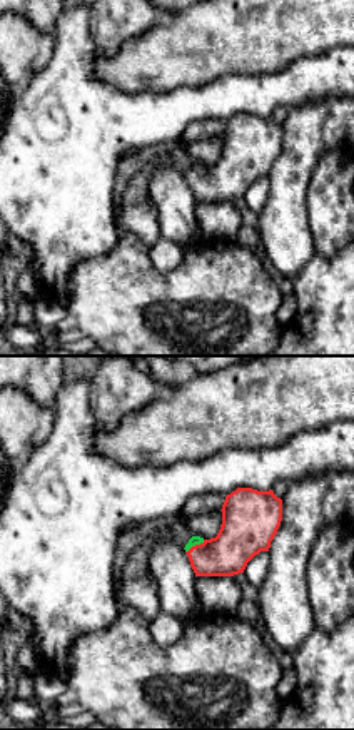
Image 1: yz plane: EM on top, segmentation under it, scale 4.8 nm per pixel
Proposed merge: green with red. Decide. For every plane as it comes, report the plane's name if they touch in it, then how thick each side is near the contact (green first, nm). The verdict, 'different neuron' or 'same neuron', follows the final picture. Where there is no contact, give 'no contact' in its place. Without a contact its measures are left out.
yz | 50/240 nm

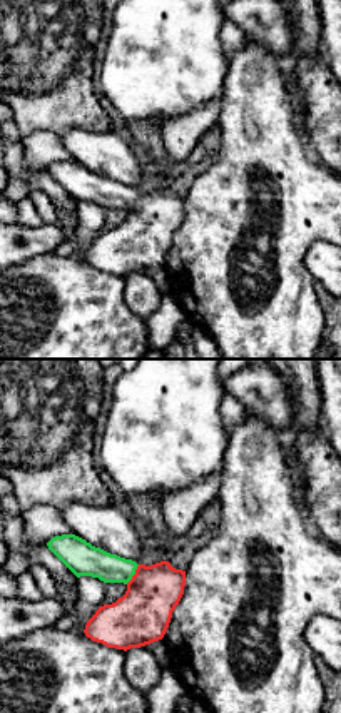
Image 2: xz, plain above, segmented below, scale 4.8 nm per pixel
xz | 160/280 nm

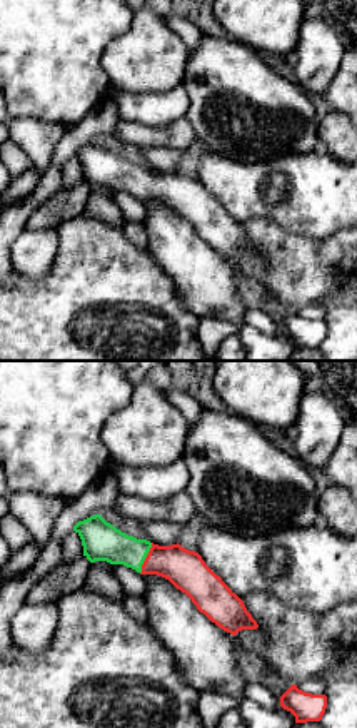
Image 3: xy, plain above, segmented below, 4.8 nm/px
xy | 190/190 nm

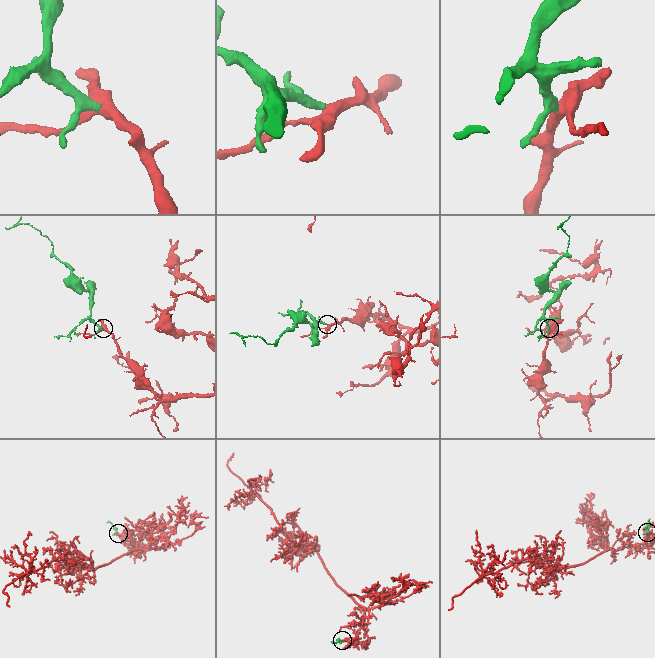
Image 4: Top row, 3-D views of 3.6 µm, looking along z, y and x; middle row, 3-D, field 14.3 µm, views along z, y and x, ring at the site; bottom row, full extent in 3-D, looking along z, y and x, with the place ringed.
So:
same neuron

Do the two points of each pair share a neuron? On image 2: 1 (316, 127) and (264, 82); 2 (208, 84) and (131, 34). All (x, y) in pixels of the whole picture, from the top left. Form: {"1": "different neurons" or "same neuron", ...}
{"1": "different neurons", "2": "same neuron"}

